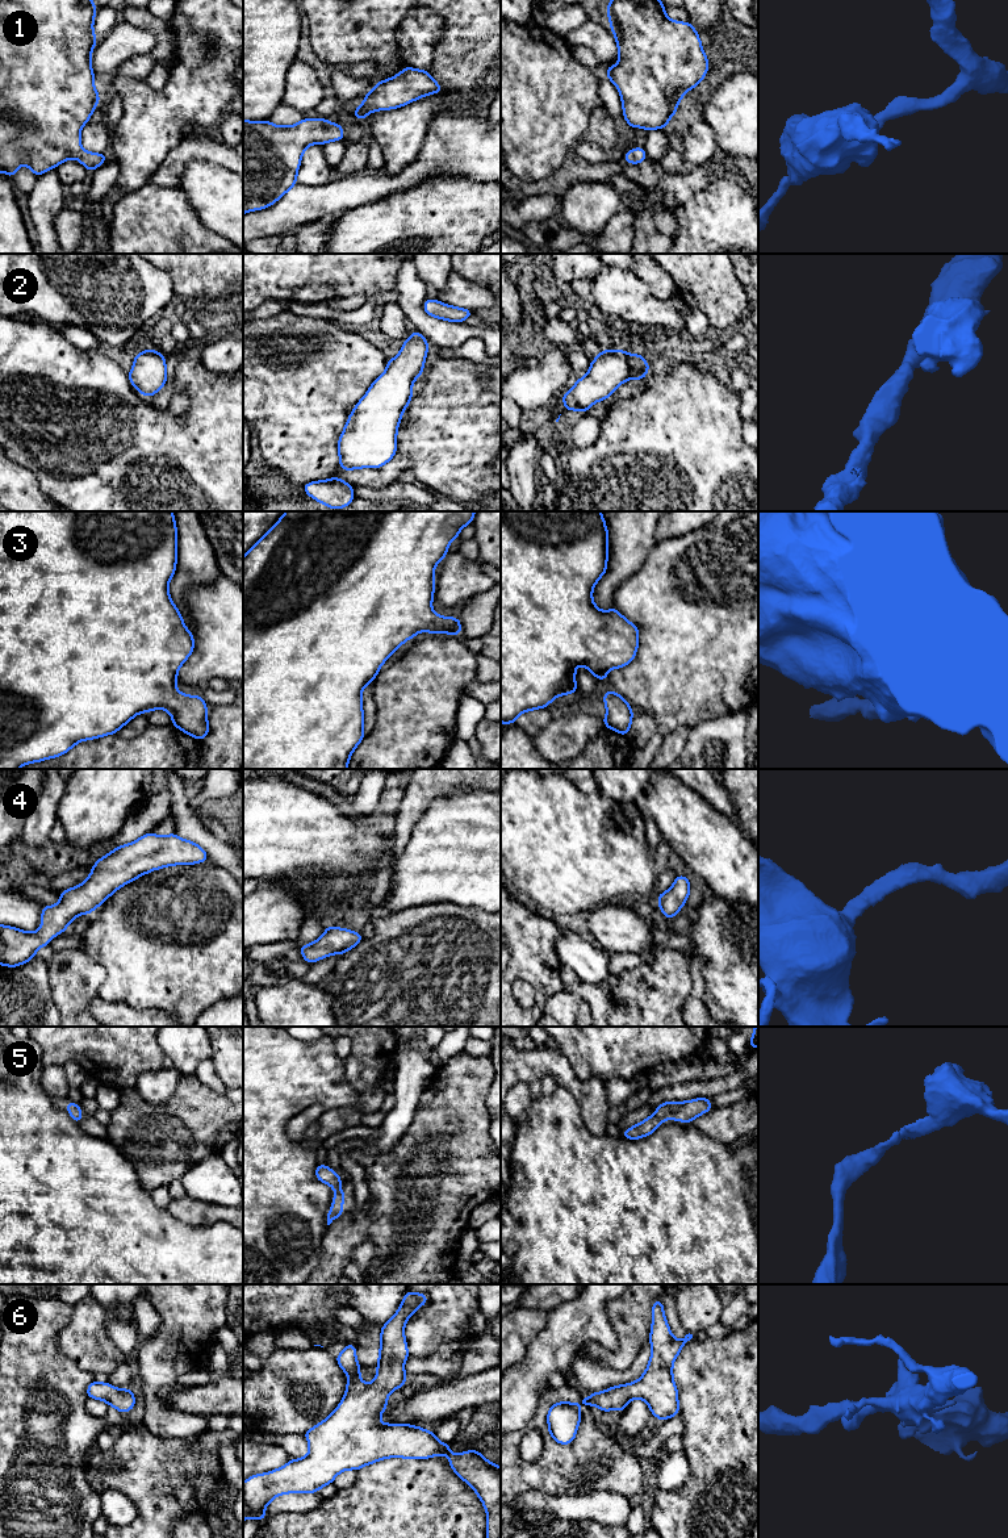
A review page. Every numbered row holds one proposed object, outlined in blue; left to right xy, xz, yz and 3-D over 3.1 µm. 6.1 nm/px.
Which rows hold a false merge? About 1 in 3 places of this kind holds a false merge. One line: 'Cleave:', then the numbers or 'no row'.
Cleave: no row

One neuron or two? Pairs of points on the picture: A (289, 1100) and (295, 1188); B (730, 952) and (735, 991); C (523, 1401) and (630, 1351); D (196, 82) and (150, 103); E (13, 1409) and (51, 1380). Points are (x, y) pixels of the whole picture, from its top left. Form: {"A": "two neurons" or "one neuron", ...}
{"A": "one neuron", "B": "one neuron", "C": "two neurons", "D": "one neuron", "E": "one neuron"}

